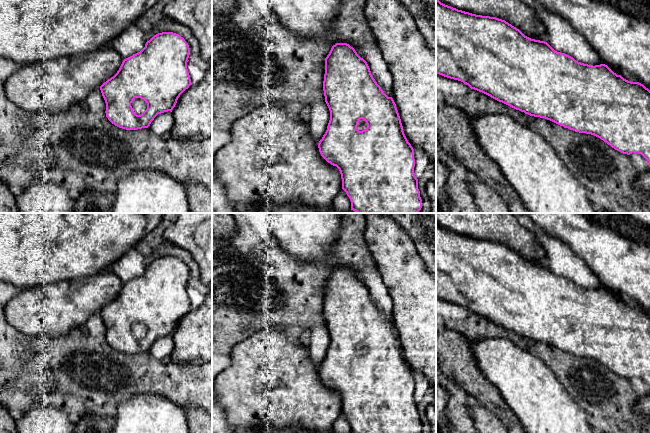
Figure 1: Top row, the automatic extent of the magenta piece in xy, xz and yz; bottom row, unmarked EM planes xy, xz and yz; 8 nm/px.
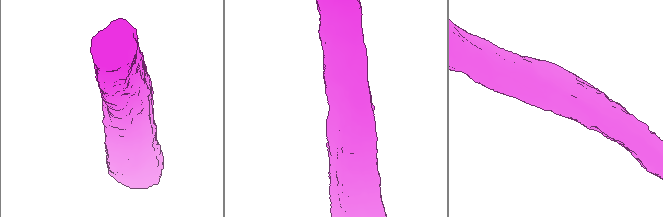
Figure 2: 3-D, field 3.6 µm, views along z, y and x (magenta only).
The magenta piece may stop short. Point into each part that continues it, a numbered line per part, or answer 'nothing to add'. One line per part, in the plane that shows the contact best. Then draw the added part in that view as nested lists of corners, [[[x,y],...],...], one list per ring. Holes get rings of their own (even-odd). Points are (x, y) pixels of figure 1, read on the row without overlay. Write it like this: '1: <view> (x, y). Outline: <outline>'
1: xy (139, 329). Outline: [[[135,322],[131,330],[137,339],[141,339],[147,333],[147,327],[141,322]]]

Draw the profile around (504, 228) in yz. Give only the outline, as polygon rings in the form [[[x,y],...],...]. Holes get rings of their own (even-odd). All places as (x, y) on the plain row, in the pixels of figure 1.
[[[436,213],[436,222],[458,234],[505,244],[525,260],[544,265],[546,250],[511,213]]]

